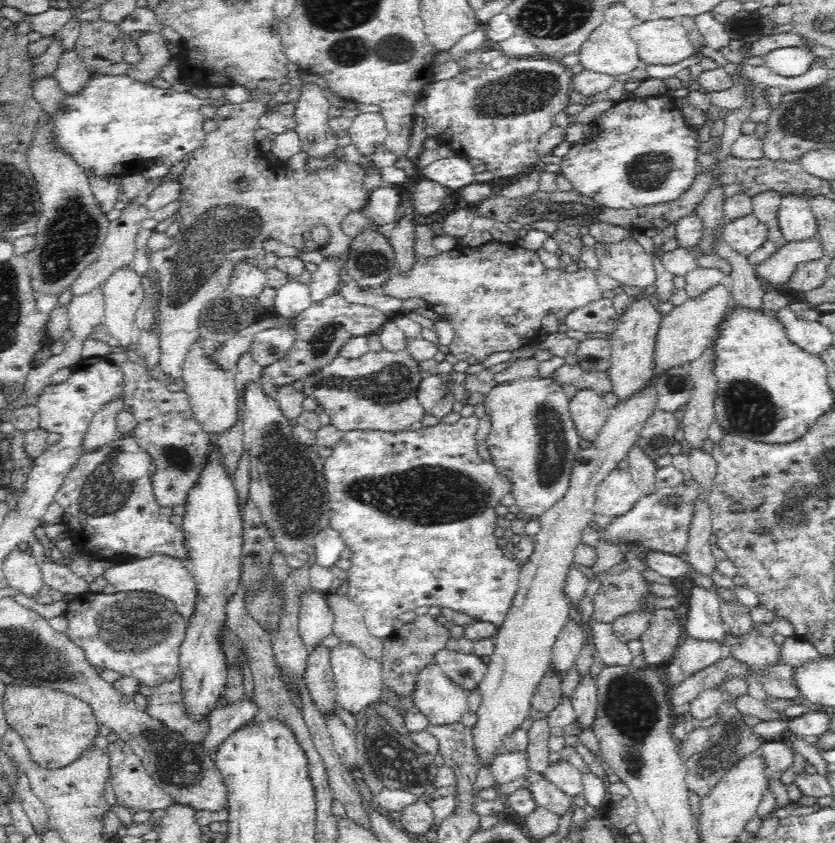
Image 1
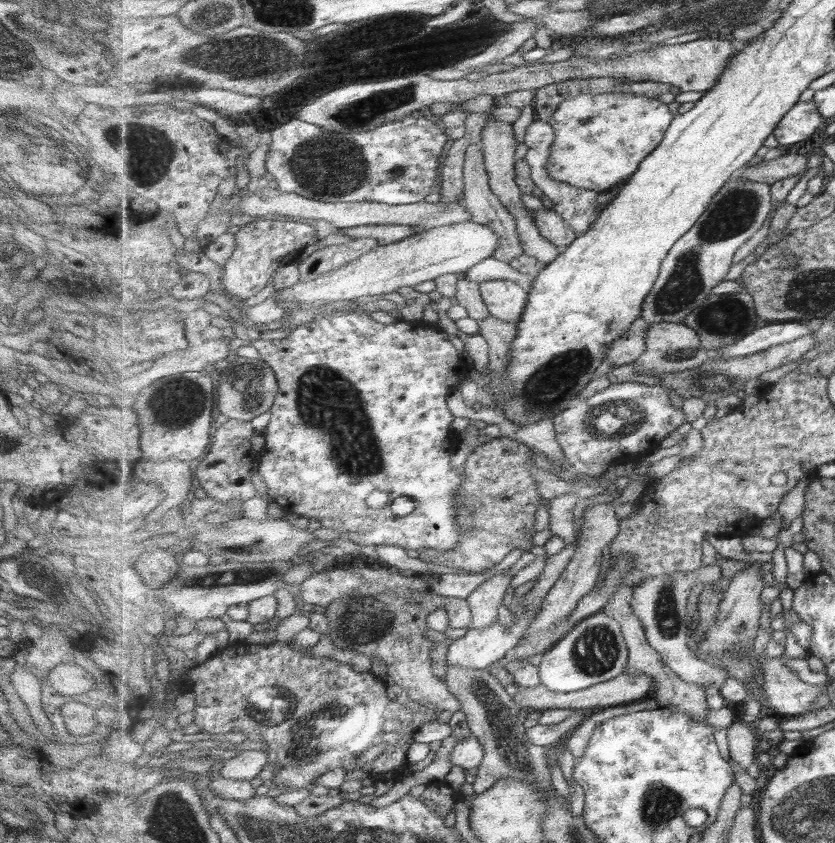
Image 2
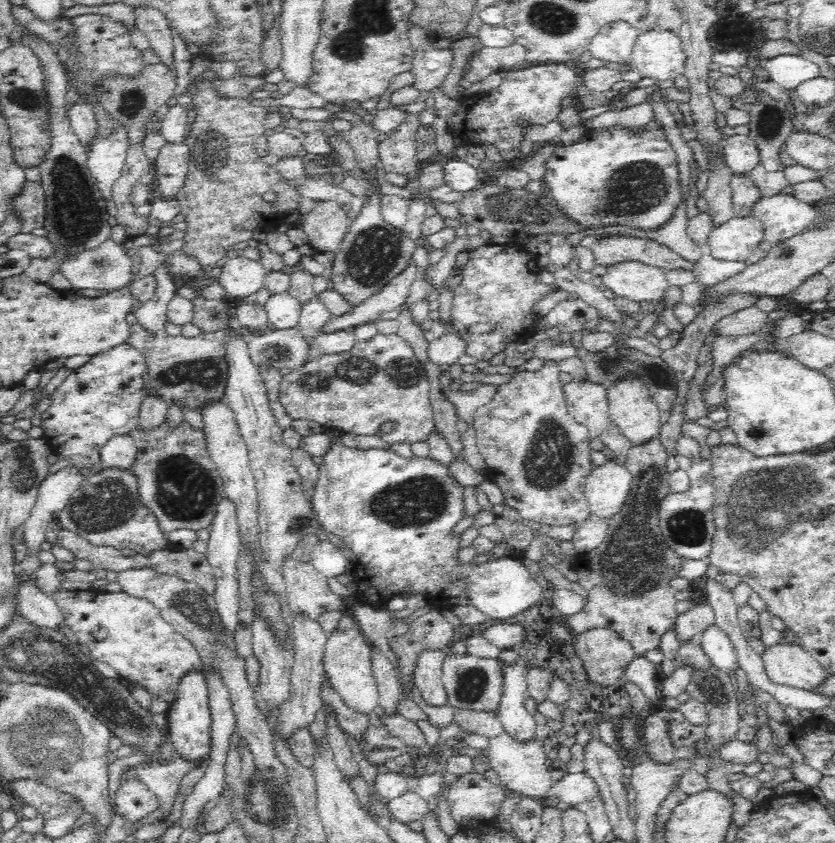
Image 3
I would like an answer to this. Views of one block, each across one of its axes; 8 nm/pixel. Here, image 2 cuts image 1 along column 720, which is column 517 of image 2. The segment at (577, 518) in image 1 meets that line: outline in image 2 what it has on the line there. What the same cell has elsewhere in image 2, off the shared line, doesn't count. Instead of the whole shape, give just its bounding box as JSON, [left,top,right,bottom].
[480,279,530,324]

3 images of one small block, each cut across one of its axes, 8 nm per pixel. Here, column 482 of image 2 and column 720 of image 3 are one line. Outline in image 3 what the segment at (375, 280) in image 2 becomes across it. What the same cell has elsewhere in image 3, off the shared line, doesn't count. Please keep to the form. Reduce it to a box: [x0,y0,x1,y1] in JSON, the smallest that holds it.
[707,215,773,264]

